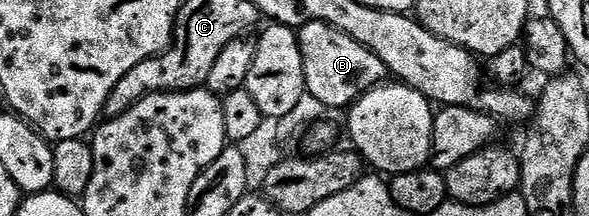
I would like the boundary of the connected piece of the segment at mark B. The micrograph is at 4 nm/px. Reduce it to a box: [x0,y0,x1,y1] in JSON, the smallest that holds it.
[298,21,389,110]

